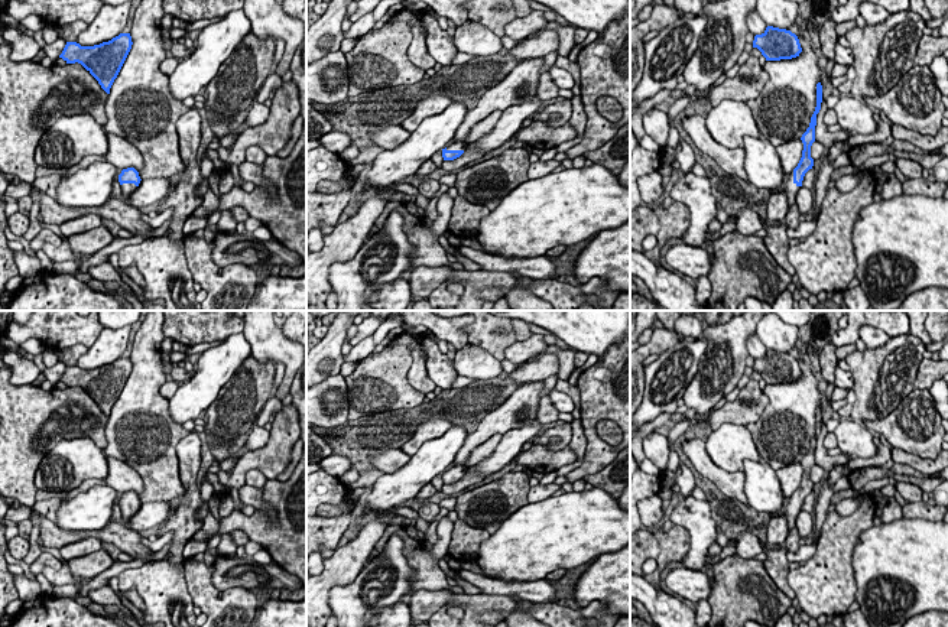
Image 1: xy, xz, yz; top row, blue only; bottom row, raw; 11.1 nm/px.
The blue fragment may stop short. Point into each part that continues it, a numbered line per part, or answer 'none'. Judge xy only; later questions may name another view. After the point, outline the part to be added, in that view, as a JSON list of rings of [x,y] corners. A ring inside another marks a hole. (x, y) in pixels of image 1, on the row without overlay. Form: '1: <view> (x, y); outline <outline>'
1: xy (127, 513); outline [[[123,507],[121,509],[121,523],[130,529],[130,519],[137,513],[134,507]]]

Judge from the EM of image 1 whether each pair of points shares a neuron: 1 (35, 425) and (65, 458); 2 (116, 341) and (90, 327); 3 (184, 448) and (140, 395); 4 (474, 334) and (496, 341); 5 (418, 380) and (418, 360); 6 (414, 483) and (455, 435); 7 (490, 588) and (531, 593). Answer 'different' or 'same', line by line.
1: different
2: different
3: different
4: same
5: same
6: same
7: same

